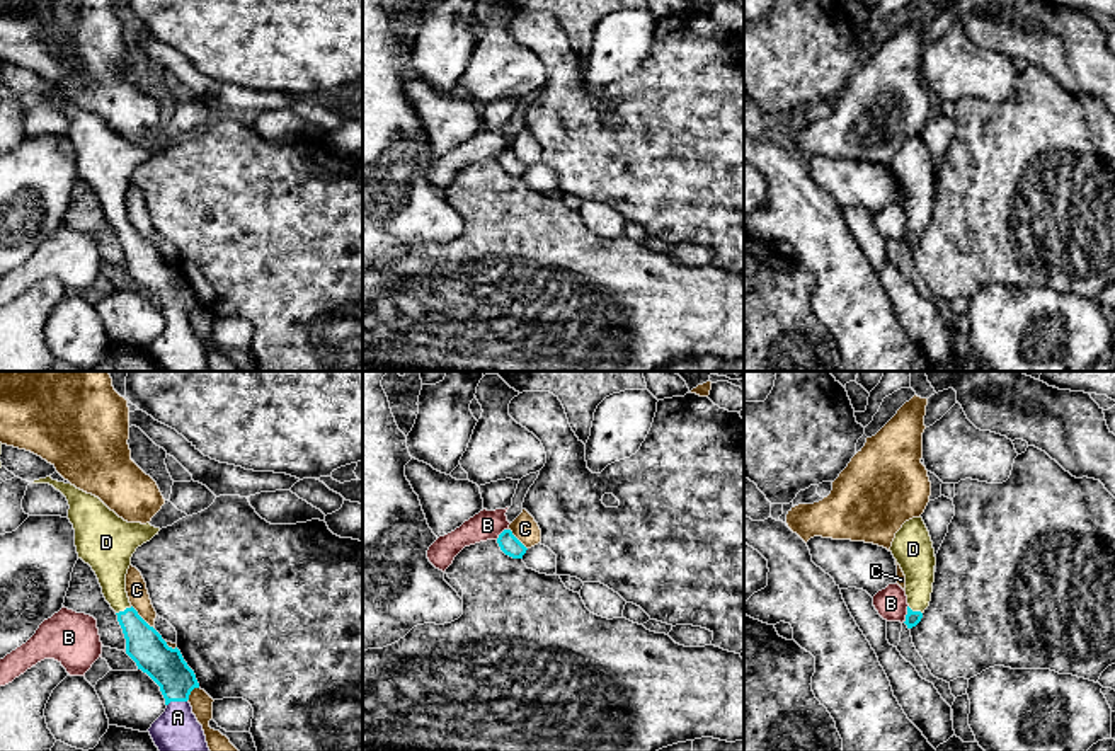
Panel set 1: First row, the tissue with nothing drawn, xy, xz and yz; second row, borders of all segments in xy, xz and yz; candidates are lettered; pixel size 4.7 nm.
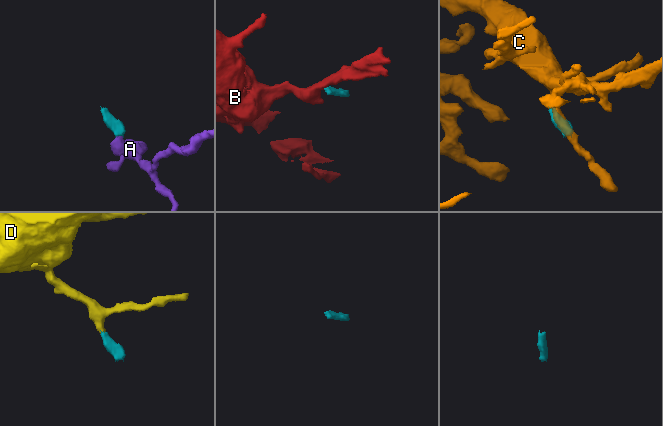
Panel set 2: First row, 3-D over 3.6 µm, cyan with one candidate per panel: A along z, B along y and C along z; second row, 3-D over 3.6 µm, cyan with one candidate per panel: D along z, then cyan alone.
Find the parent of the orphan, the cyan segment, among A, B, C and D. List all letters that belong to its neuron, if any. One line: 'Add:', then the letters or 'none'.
Add: A, D

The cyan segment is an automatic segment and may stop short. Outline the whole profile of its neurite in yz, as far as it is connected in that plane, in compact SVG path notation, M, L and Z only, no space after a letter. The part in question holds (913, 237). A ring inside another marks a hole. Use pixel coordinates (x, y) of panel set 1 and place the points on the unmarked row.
M912 136L895 152L890 170L906 194L907 247L916 245L929 225L935 201L935 167L923 136Z

